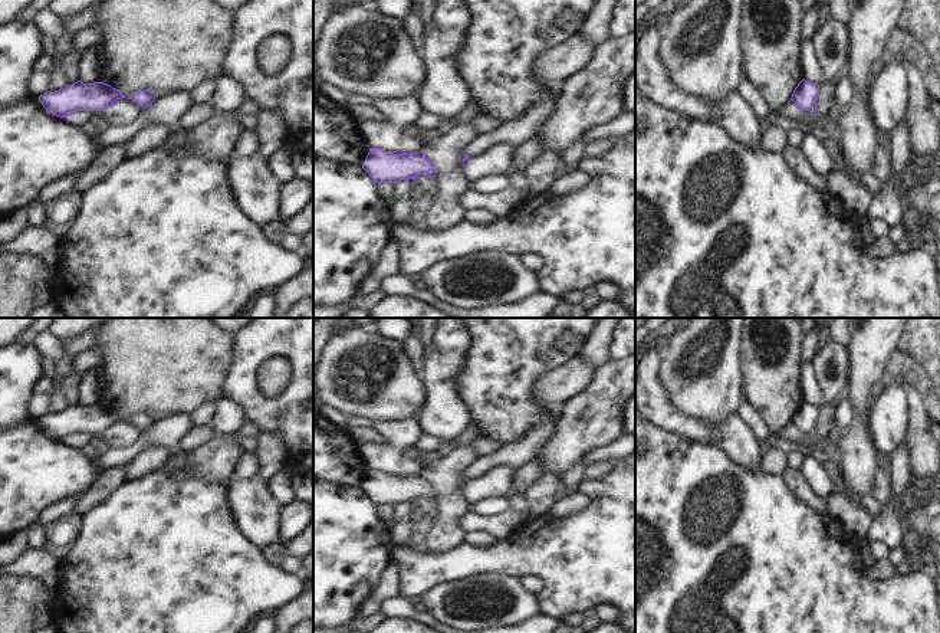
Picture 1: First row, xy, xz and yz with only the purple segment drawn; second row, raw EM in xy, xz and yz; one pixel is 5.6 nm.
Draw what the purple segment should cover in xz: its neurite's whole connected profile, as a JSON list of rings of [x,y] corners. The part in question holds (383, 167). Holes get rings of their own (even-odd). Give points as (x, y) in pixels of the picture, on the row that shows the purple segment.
[[[369,148],[362,168],[375,183],[398,183],[420,174],[436,177],[437,170],[423,151],[414,154],[394,154],[382,148]]]

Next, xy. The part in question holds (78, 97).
[[[78,81],[63,89],[45,92],[39,101],[47,112],[63,118],[65,114],[75,111],[103,111],[121,98],[125,96],[108,83]]]

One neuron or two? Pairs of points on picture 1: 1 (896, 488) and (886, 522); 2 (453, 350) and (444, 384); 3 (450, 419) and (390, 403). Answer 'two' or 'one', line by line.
1: one
2: one
3: two

